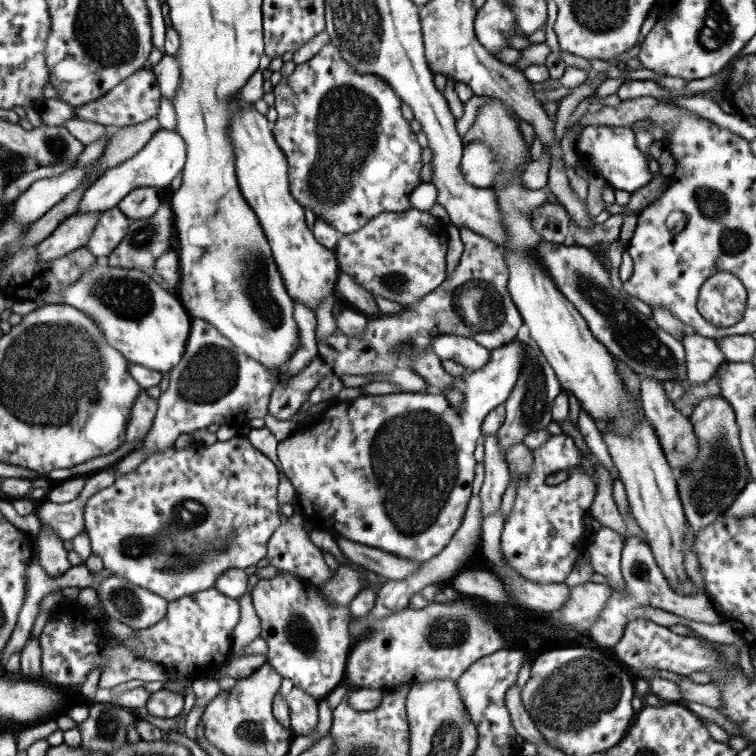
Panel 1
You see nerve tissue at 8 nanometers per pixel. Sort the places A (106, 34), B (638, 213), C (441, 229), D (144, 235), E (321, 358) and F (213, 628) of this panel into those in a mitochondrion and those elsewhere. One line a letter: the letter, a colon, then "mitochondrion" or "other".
A: mitochondrion
B: other
C: other
D: mitochondrion
E: other
F: other

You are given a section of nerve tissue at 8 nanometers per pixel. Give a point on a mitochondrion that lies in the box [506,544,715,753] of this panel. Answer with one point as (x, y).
(557, 704)

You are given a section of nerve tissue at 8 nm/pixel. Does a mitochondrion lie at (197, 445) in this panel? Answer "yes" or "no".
no

